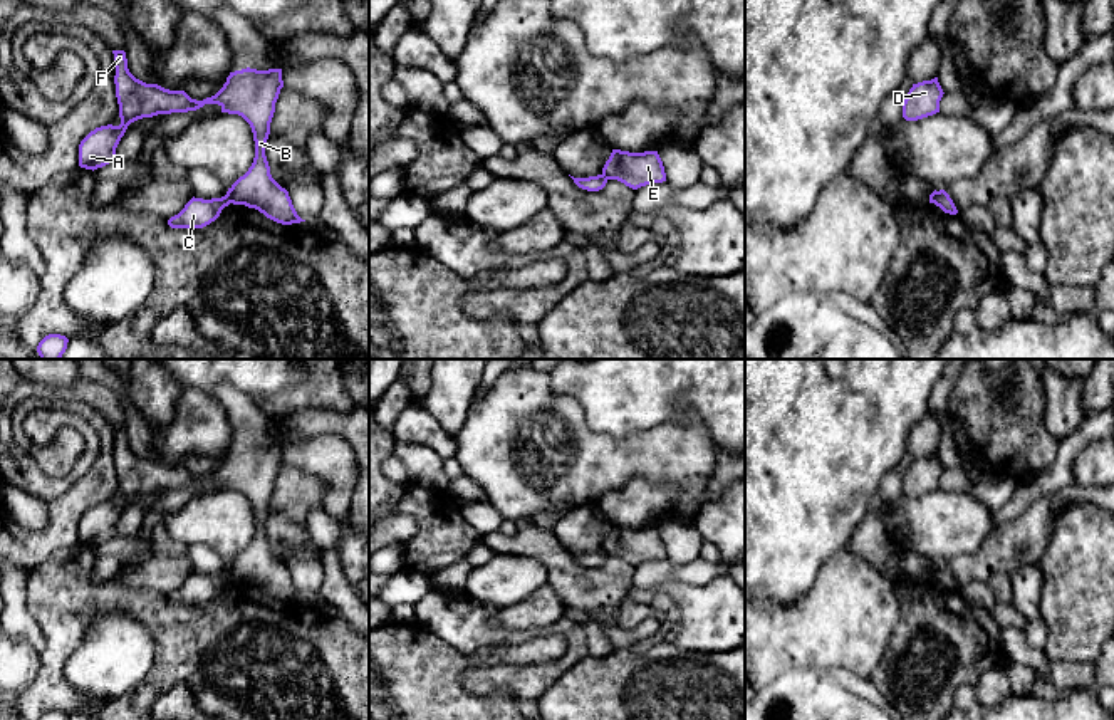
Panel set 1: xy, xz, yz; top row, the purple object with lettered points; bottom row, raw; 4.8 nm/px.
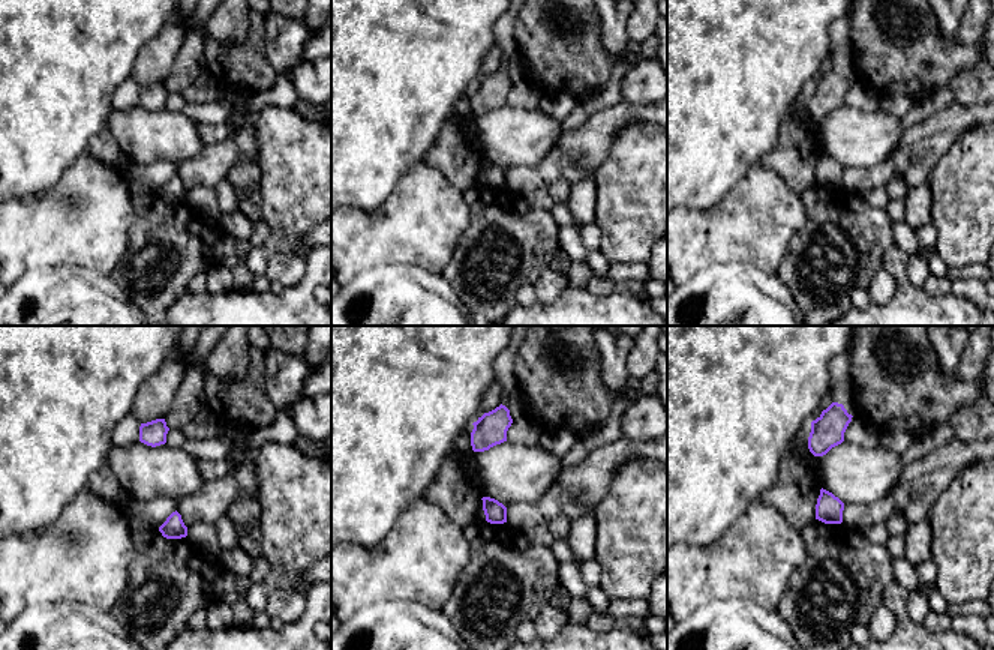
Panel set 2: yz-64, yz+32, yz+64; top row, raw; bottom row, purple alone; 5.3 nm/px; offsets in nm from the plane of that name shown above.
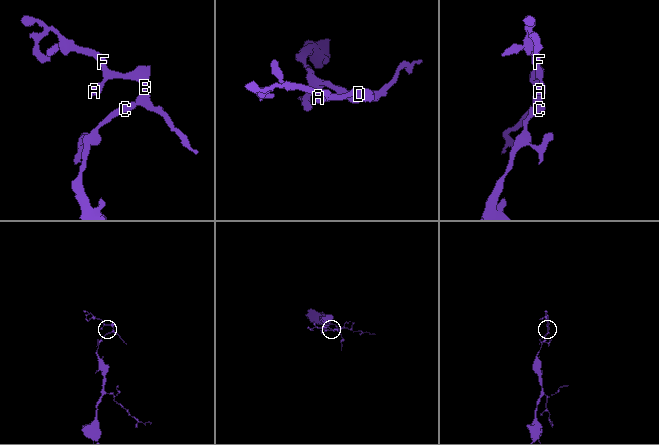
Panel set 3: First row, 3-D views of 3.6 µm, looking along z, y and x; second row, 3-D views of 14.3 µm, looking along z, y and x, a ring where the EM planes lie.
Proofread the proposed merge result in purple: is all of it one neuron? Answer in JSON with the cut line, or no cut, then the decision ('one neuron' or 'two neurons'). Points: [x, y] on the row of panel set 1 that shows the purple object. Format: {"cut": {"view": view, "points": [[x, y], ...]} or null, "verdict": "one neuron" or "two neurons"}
{"cut": {"view": "xy", "points": [[227, 193], [230, 202]]}, "verdict": "two neurons"}

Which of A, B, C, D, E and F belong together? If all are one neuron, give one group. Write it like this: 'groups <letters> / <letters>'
groups A B D E F / C

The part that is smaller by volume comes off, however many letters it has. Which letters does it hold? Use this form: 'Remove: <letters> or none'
Remove: A, B, D, E, F

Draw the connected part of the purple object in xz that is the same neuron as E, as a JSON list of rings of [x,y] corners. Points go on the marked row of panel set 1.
[[[612,149],[602,168],[607,180],[617,180],[638,190],[646,185],[666,181],[666,173],[658,151],[629,153]]]

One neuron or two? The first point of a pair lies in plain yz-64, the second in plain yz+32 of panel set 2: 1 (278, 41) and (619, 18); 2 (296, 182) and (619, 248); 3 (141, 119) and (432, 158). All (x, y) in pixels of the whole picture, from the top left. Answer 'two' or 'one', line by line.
1: one
2: one
3: two

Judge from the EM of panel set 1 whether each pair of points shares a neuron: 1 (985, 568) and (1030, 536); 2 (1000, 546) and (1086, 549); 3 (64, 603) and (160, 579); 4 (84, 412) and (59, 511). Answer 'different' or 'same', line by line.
1: same
2: different
3: different
4: same

